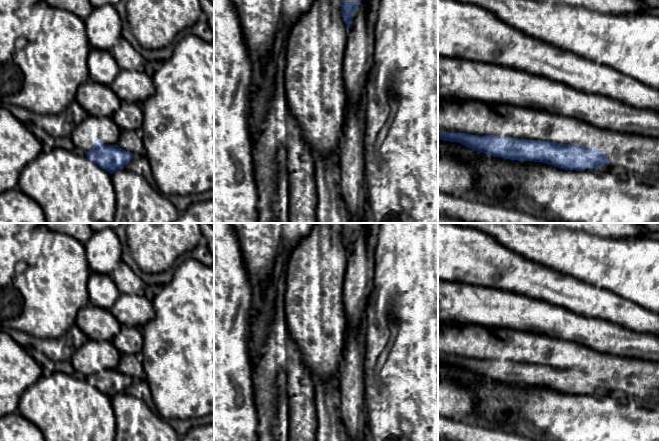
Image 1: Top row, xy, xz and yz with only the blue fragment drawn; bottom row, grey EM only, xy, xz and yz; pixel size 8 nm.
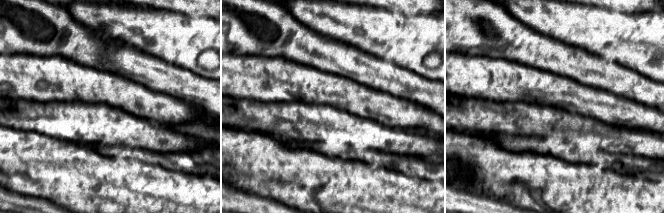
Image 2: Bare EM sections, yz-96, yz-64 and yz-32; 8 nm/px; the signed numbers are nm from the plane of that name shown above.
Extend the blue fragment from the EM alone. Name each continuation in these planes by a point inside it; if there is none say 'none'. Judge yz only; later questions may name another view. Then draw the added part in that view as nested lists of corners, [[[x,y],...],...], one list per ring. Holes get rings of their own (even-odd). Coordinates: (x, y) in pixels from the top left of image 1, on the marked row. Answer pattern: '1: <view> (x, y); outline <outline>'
1: yz (646, 173); outline [[[612,158],[608,161],[609,166],[618,166],[617,174],[623,178],[631,178],[643,183],[659,184],[659,167],[644,164],[633,160]]]

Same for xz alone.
none

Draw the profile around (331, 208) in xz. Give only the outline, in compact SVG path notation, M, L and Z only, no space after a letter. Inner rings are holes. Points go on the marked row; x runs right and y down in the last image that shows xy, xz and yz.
M339 154L315 158L317 223L350 223L350 215L342 197L340 177Z

